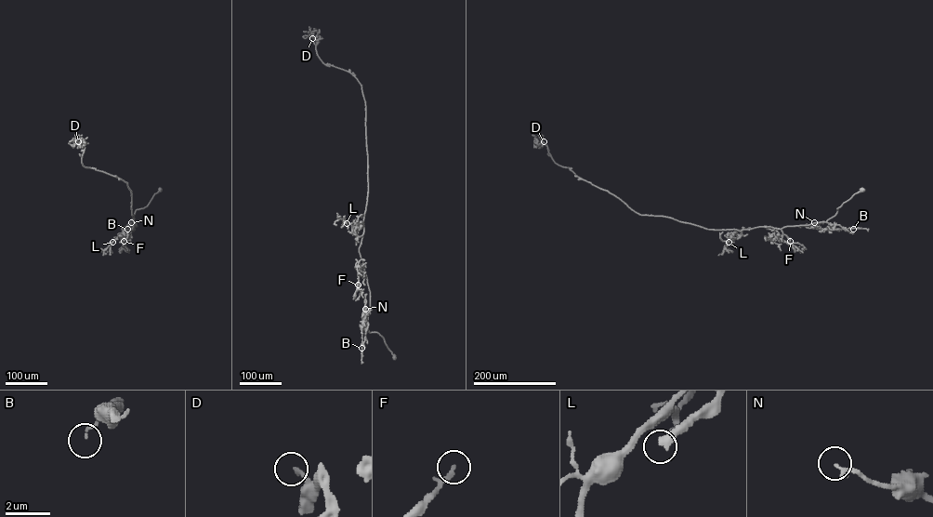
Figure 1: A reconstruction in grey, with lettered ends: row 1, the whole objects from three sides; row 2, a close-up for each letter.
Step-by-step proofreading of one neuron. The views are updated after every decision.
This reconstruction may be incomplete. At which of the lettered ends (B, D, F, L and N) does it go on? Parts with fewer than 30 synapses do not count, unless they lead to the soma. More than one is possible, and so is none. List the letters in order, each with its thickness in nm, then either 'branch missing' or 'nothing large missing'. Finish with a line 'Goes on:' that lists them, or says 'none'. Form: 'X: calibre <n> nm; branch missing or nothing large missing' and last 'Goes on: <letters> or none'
B: calibre 100 nm; nothing large missing
D: calibre 200 nm; nothing large missing
F: calibre 200 nm; nothing large missing
L: calibre 170 nm; nothing large missing
N: calibre 200 nm; nothing large missing
Goes on: none

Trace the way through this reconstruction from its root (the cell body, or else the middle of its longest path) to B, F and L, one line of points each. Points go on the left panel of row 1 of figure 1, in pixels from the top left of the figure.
B: (160, 190), (147, 206), (136, 210), (133, 222), (127, 229)
F: (160, 190), (147, 206), (136, 210), (132, 219), (136, 225), (124, 237), (124, 243), (124, 241)
L: (160, 190), (147, 206), (136, 210), (132, 219), (136, 225), (124, 227), (127, 231), (118, 234), (112, 242)

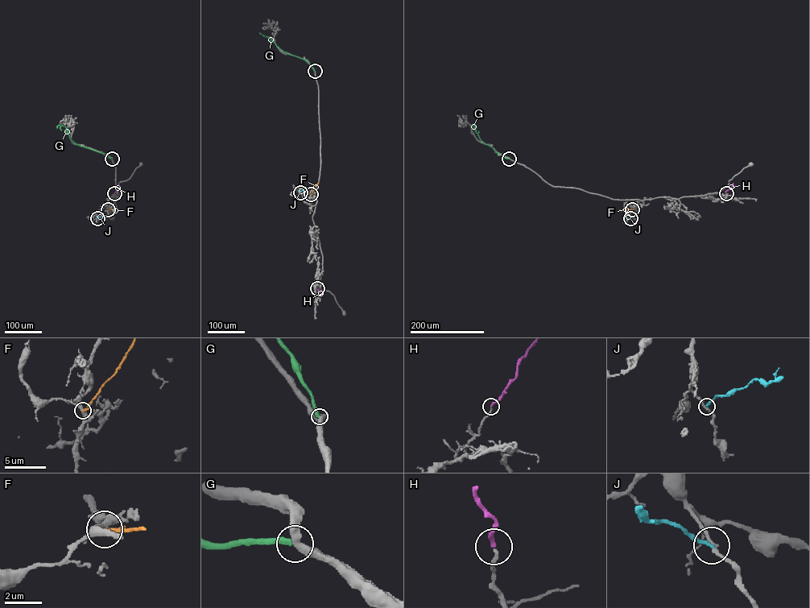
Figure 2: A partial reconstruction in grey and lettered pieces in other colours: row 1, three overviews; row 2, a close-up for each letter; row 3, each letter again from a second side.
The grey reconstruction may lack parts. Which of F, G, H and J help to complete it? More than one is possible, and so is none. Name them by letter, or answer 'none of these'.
H

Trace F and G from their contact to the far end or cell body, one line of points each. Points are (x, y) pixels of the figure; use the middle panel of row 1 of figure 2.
F: (311, 194), (319, 182)
G: (315, 71), (305, 59), (283, 51), (270, 37), (260, 33)

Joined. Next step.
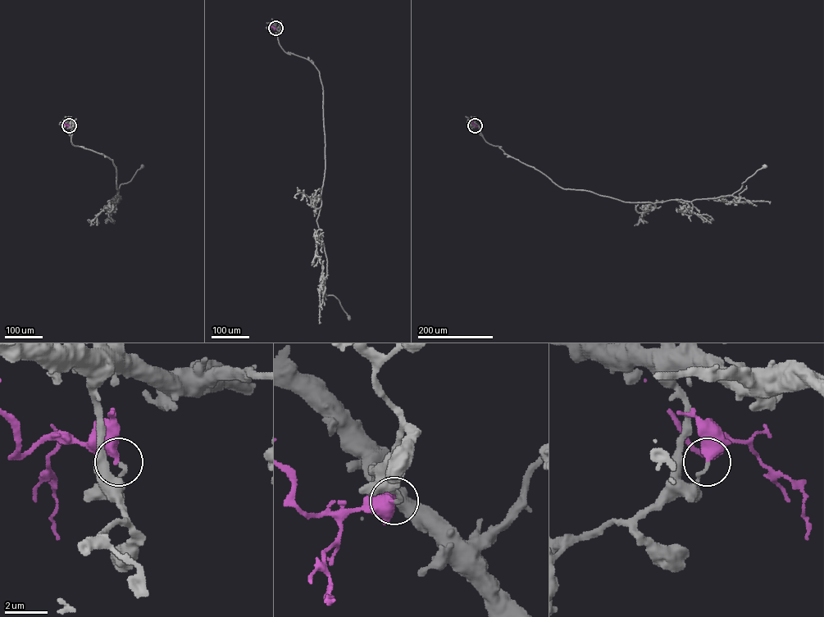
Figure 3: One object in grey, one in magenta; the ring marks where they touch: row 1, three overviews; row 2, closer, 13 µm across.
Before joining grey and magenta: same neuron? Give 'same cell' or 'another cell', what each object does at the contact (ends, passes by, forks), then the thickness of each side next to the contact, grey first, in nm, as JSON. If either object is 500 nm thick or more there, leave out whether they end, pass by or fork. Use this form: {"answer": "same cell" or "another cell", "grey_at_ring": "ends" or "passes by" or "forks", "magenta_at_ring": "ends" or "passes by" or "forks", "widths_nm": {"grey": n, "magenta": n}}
{"answer": "another cell", "grey_at_ring": "ends", "magenta_at_ring": "ends", "widths_nm": {"grey": 170, "magenta": 480}}

